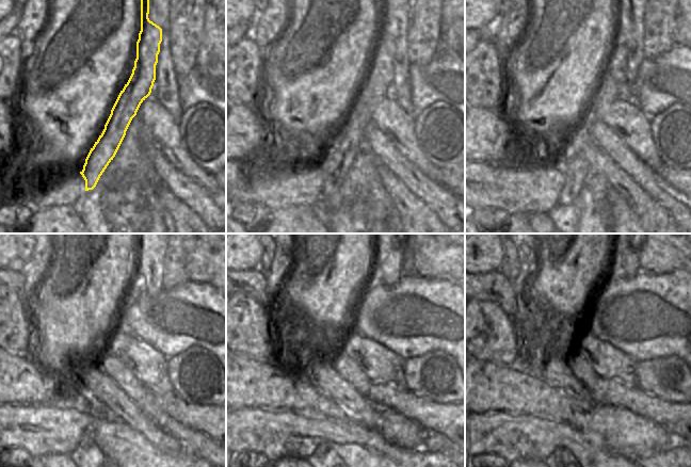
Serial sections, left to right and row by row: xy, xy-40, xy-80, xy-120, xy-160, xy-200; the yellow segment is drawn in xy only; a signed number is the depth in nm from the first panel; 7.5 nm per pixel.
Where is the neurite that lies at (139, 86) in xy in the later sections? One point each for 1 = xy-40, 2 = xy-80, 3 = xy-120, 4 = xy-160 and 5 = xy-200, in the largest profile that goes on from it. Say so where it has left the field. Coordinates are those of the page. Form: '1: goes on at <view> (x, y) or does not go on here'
1: goes on at xy-40 (337, 159)
2: goes on at xy-80 (575, 167)
3: goes on at xy-120 (87, 439)
4: goes on at xy-160 (323, 448)
5: goes on at xy-200 (558, 450)

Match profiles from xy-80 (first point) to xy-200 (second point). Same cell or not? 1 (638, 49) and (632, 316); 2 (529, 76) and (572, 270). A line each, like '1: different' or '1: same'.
1: different
2: same

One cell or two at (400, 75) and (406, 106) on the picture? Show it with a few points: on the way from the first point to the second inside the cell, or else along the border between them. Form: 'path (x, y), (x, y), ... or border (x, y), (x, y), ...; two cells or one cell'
path (401, 82), (401, 92), (404, 98); one cell

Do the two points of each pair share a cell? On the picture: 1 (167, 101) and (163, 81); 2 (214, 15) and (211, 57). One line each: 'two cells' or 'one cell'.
1: one cell
2: one cell

